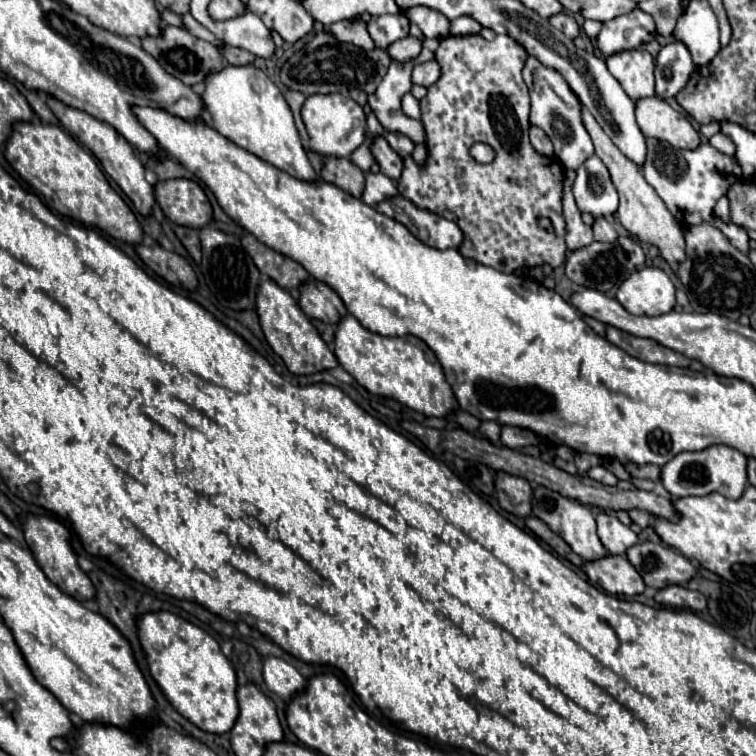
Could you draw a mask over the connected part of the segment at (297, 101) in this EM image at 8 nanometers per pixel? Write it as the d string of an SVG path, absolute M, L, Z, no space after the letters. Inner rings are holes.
M289 89L289 91L285 91L285 101L289 103L289 107L291 107L291 111L293 111L295 125L297 125L297 129L299 129L301 139L303 139L303 141L309 141L309 135L305 133L305 125L303 125L303 121L301 121L301 105L303 105L303 101L305 101L305 95Z

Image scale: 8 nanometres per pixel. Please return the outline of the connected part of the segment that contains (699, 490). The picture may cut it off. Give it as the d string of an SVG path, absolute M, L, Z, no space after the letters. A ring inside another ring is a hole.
M711 445L701 451L685 451L661 467L659 479L673 499L689 495L703 497L713 491L721 493L727 499L739 499L747 487L747 457L727 445Z

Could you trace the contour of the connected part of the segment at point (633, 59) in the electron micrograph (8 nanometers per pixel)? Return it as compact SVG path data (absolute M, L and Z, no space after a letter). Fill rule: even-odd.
M633 49L609 55L607 69L633 101L655 95L653 57L647 51Z

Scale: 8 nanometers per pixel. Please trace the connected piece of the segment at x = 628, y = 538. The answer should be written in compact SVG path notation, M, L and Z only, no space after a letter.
M607 513L597 515L597 535L611 555L623 555L631 545L637 543L637 535L633 533L633 529Z

